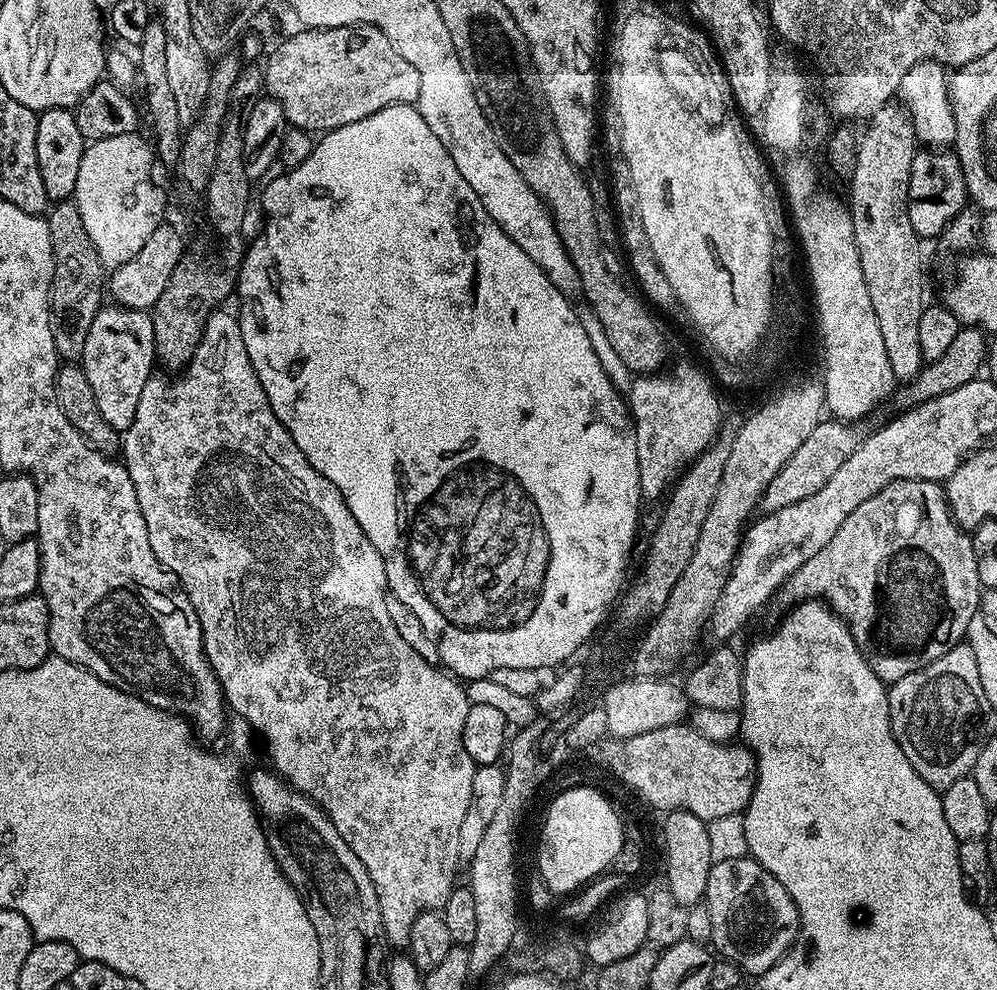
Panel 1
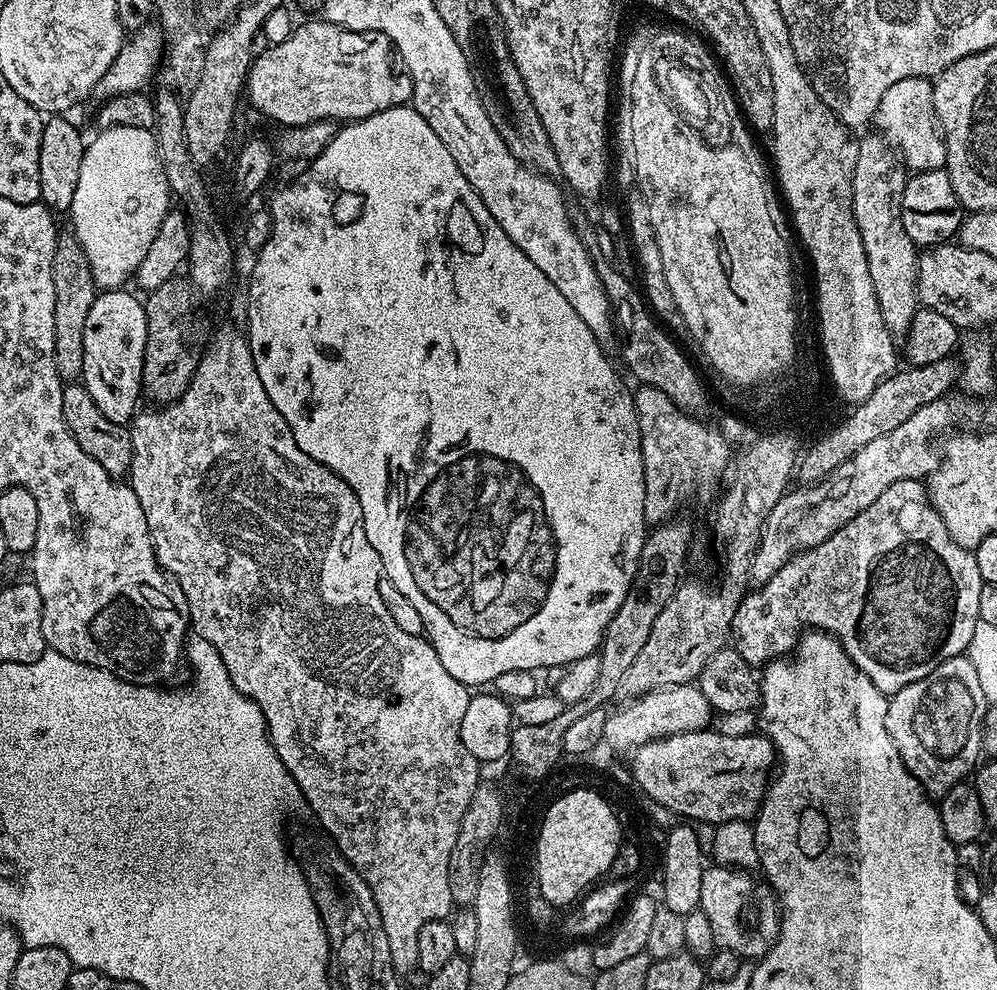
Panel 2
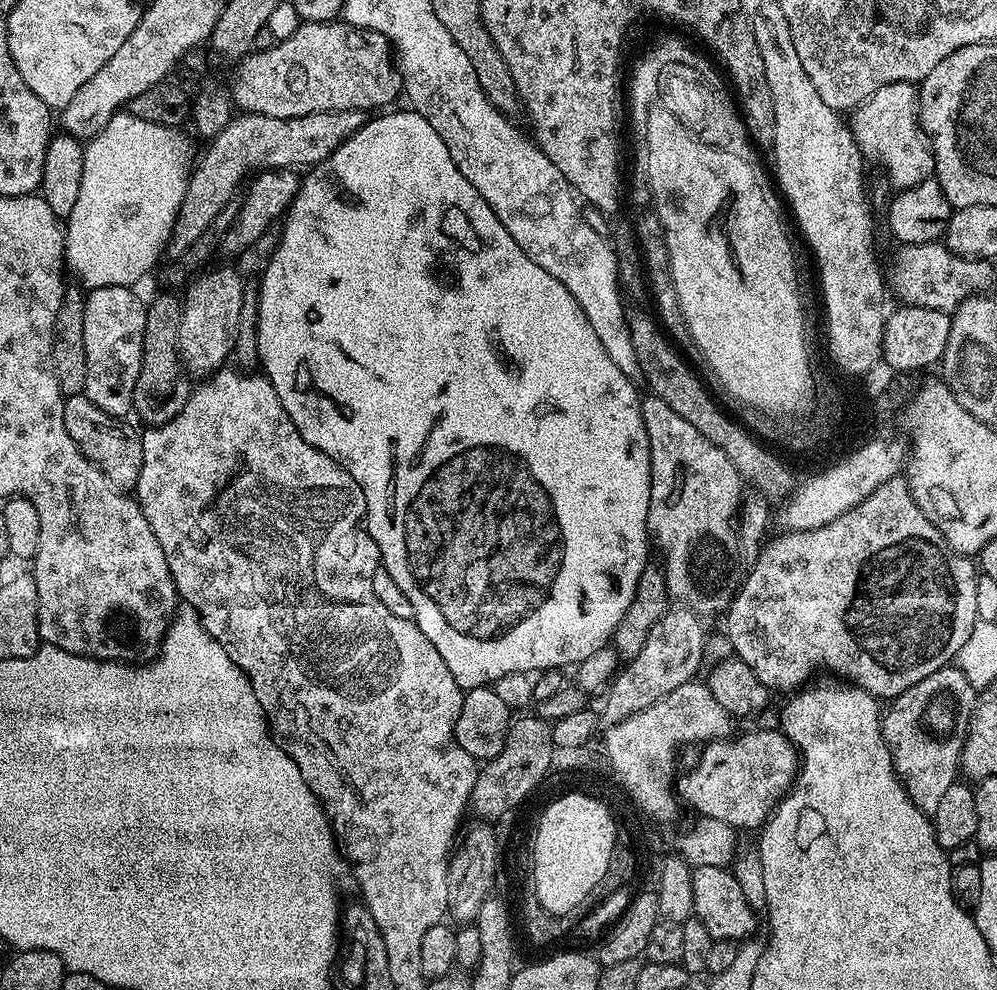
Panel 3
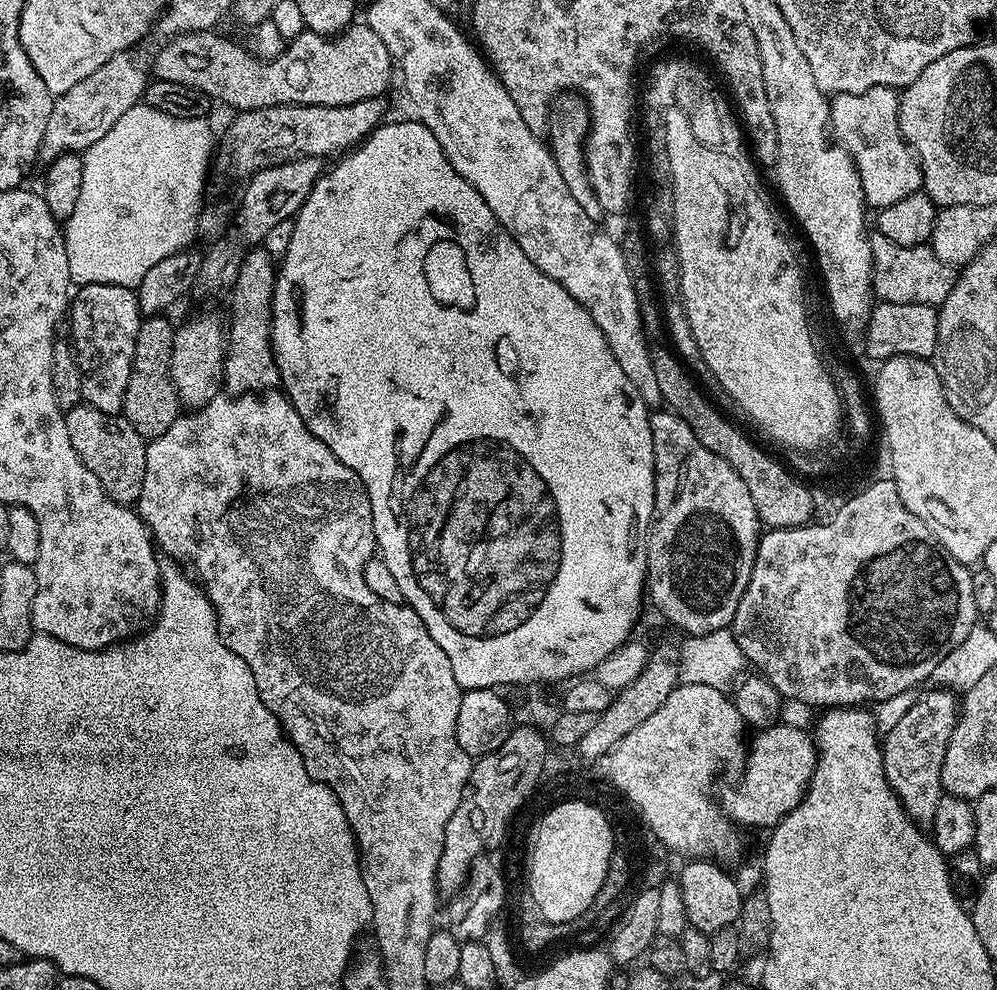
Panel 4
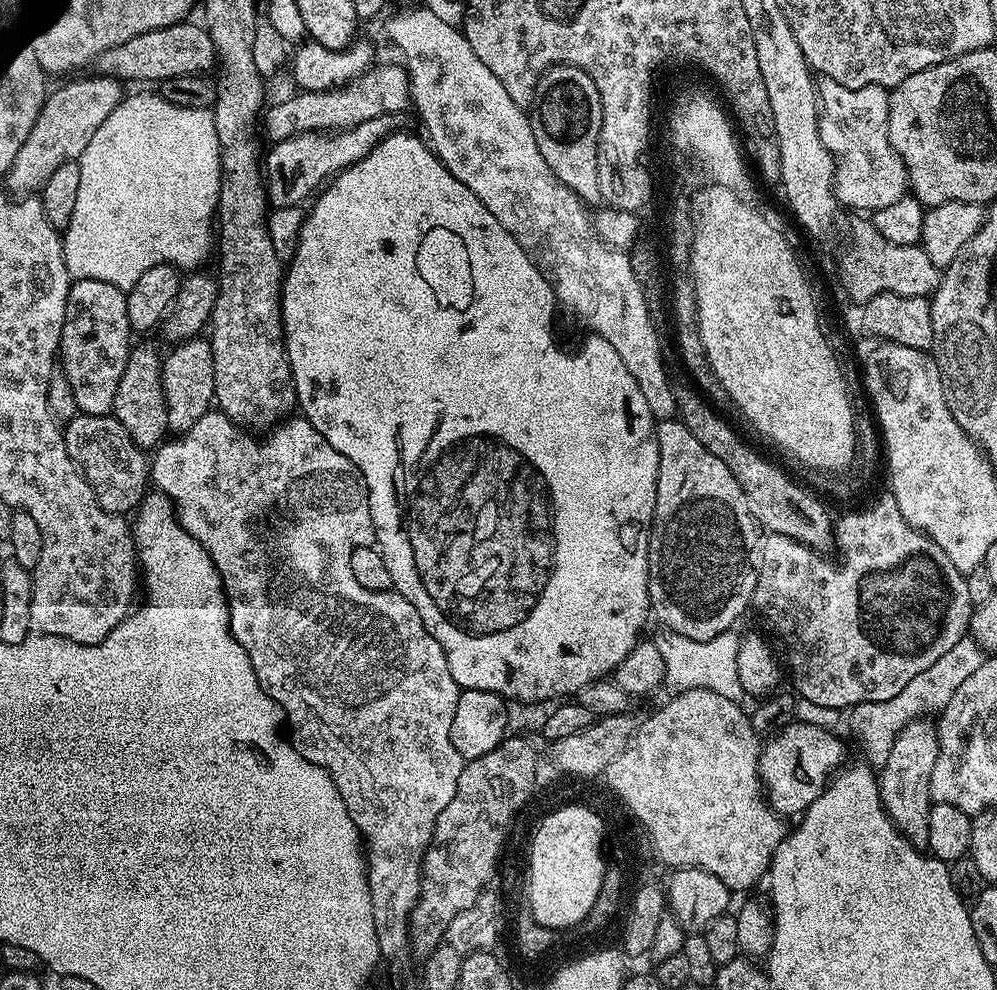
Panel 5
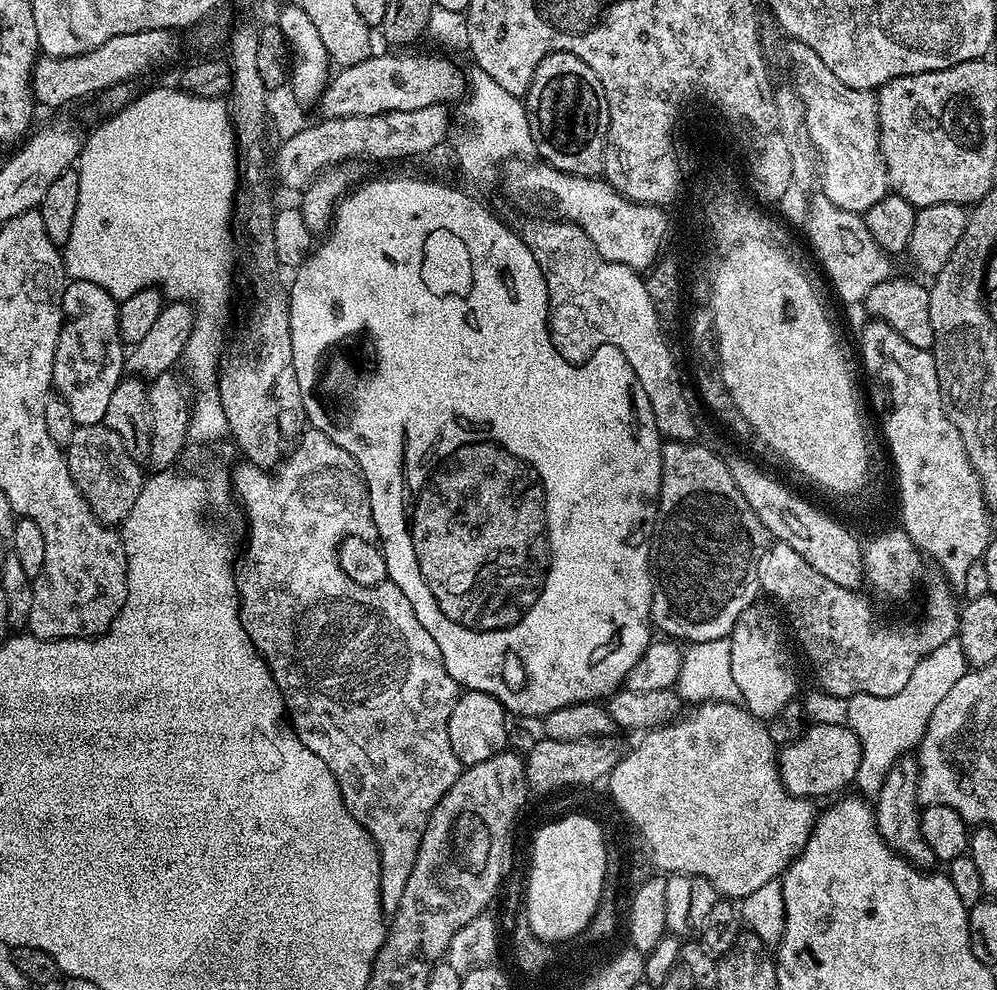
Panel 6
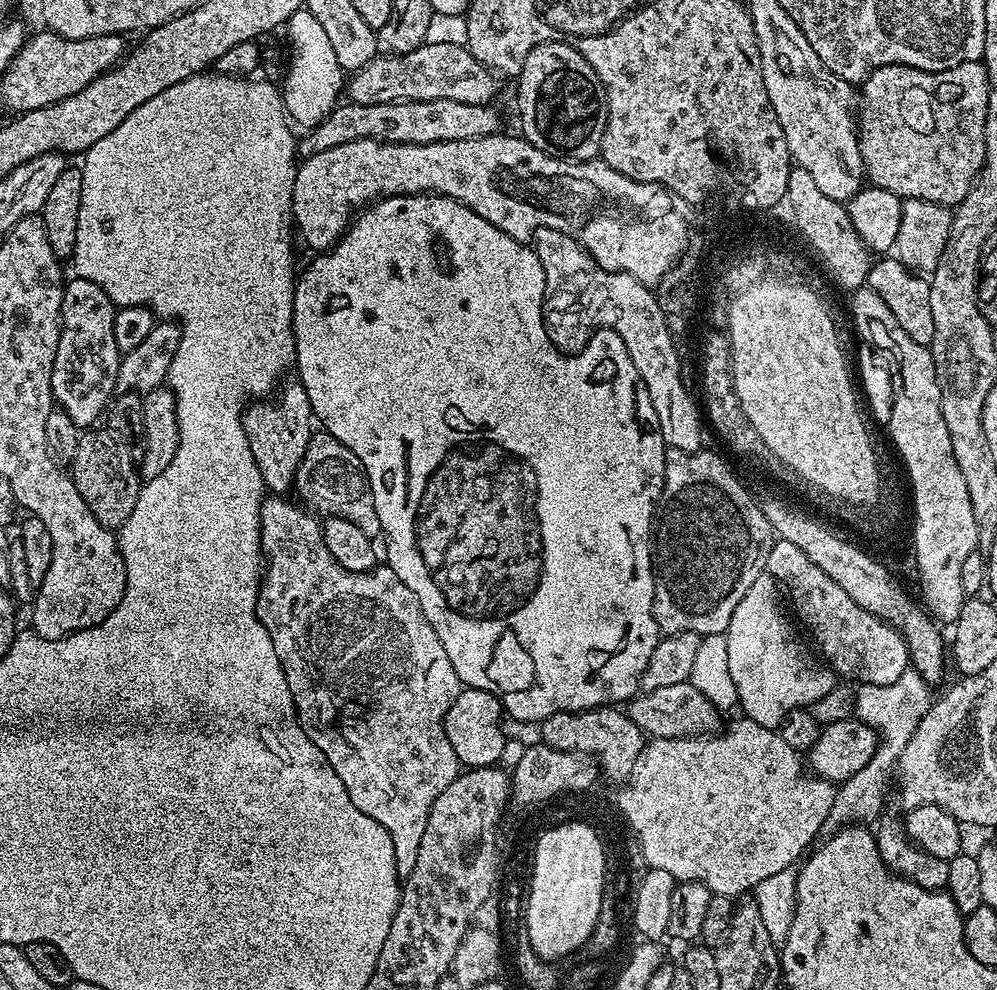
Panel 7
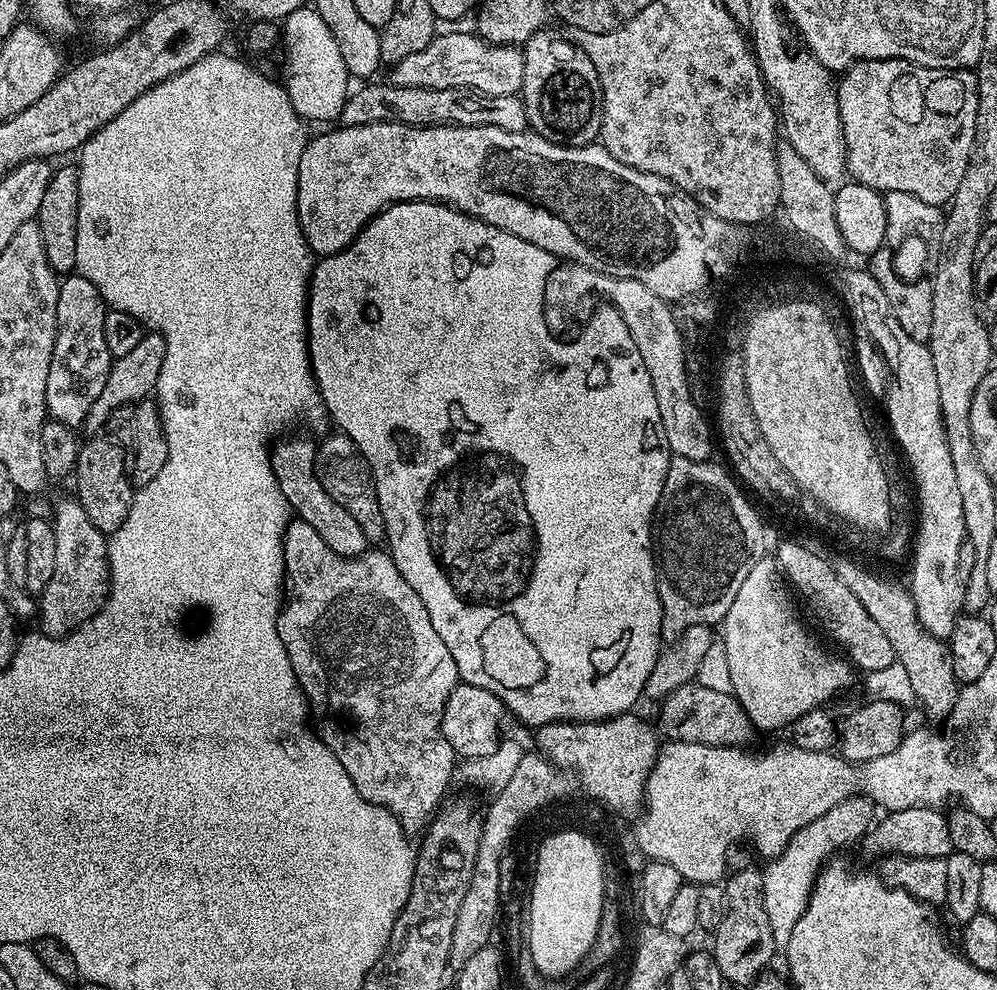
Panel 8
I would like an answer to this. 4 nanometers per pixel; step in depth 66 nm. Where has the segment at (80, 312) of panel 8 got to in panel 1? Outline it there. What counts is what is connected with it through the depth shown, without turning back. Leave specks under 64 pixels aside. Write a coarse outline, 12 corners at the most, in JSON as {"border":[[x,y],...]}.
{"border":[[100,307],[82,367],[122,434],[157,363],[154,322]]}

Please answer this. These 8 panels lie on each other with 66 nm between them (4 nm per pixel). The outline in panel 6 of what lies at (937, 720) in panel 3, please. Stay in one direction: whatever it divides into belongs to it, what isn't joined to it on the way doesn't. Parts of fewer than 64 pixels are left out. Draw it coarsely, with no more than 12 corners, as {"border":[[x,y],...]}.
{"border":[[896,759],[874,798],[884,841],[921,870],[938,861],[922,838],[920,762]]}

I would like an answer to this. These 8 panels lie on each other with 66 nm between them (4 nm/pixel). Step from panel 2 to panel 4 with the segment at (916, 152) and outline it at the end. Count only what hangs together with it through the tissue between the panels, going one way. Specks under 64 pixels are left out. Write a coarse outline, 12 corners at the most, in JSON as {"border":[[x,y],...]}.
{"border":[[897,89],[835,93],[828,122],[867,207],[921,191]]}

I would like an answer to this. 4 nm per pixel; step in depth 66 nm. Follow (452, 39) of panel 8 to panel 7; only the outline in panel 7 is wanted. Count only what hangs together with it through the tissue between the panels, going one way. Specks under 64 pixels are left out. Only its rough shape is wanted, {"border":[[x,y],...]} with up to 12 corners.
{"border":[[463,43],[377,54],[353,104],[491,105],[496,80]]}

